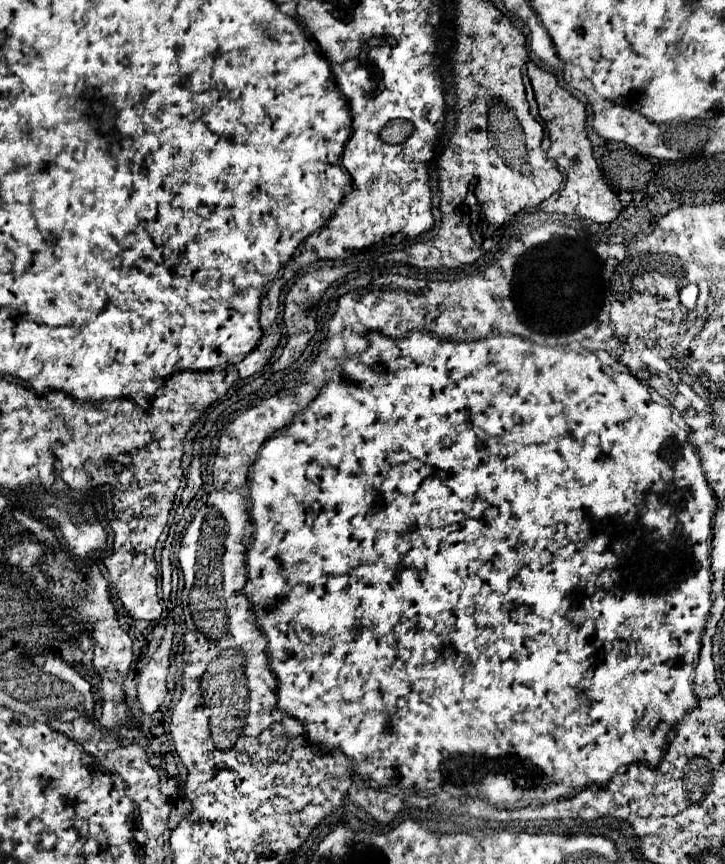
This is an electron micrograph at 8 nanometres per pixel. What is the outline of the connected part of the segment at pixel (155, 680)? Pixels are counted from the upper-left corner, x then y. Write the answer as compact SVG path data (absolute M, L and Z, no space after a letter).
M166 629L164 635L161 646L153 654L151 662L137 674L137 678L139 678L137 700L145 714L157 712L167 696L167 674L169 674L173 629Z

